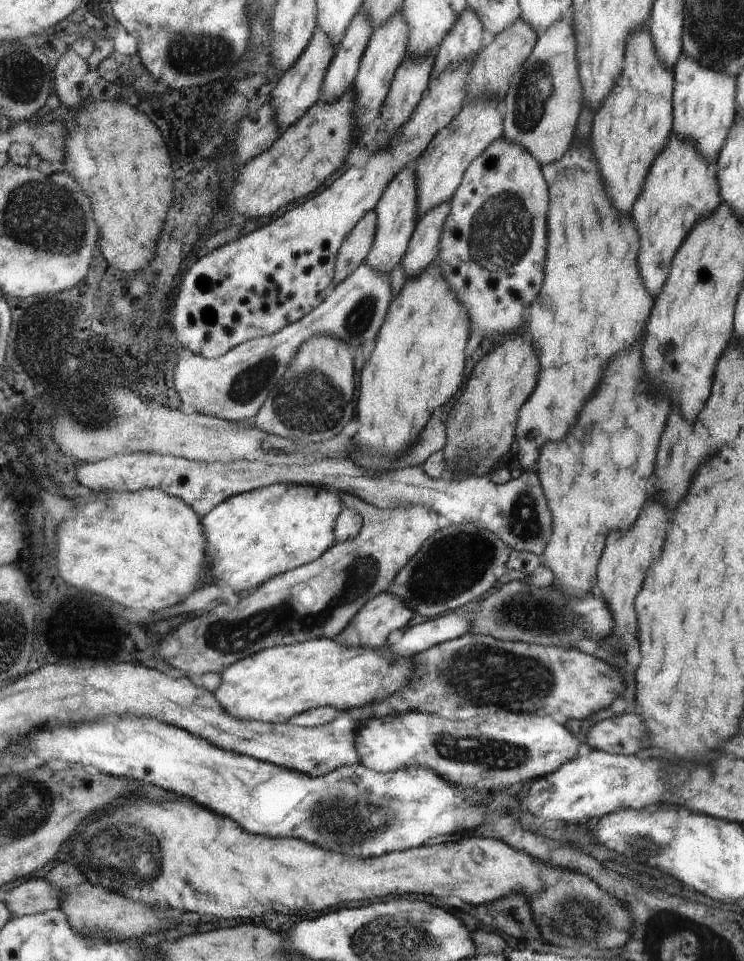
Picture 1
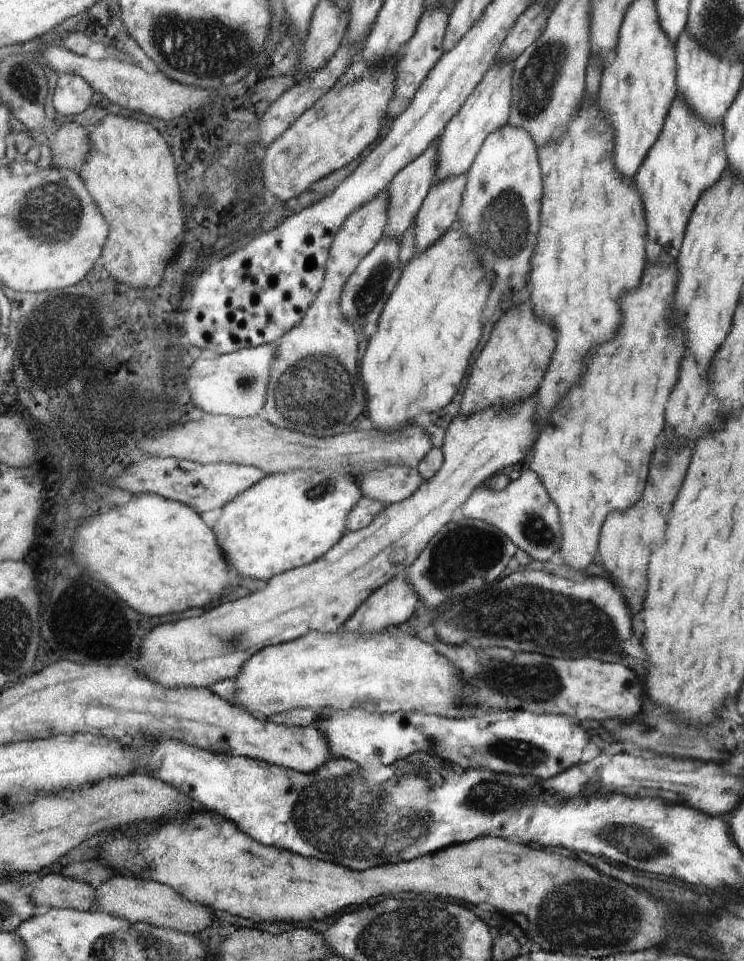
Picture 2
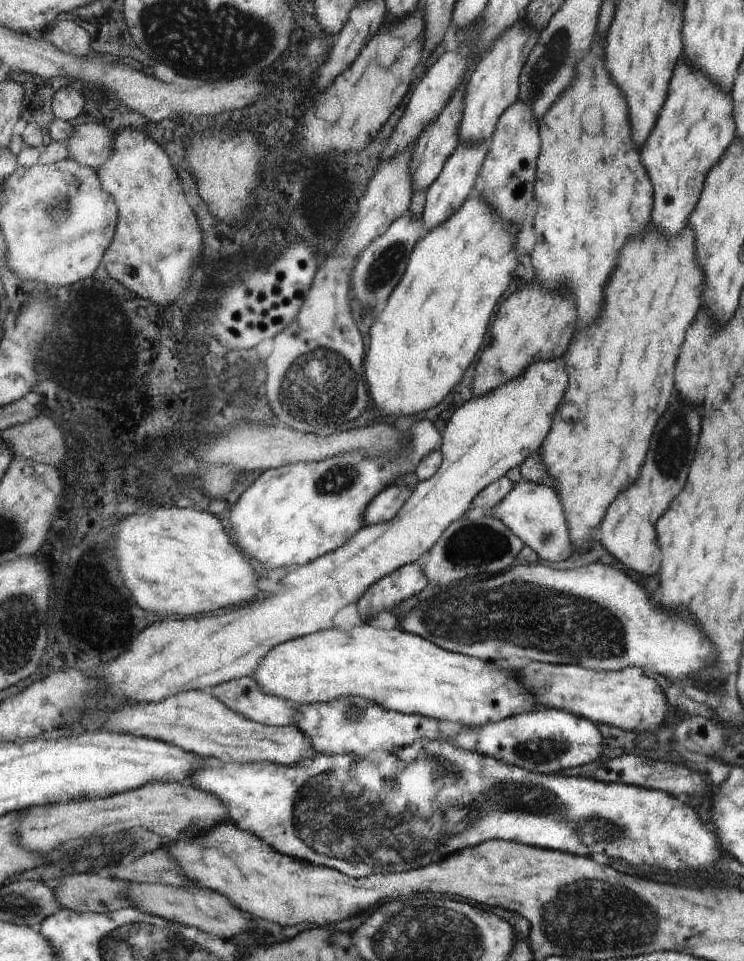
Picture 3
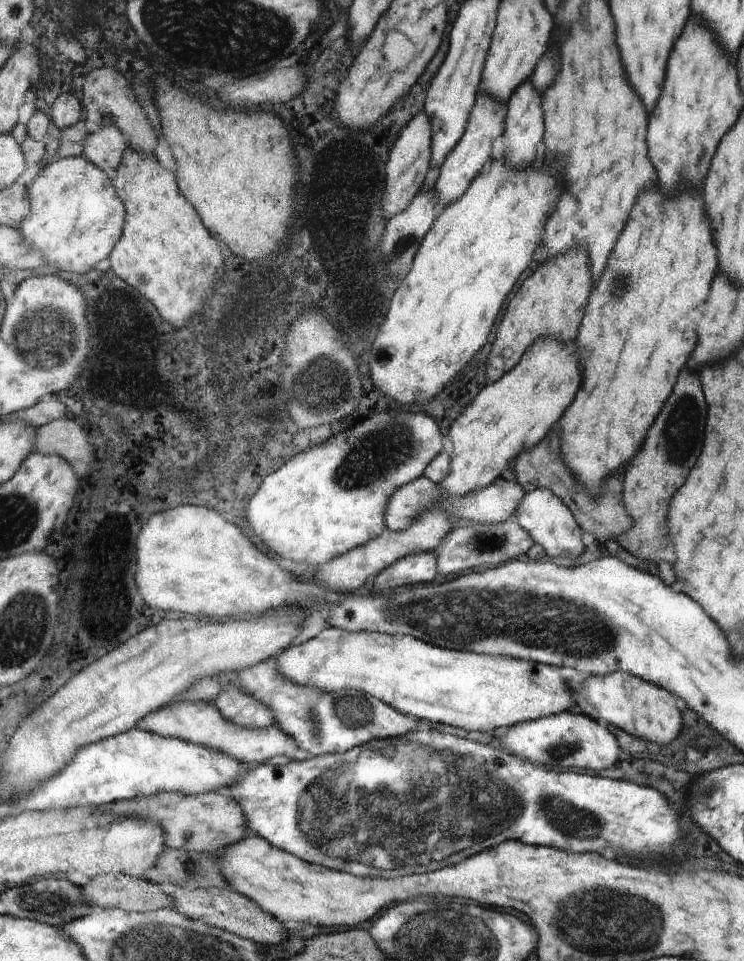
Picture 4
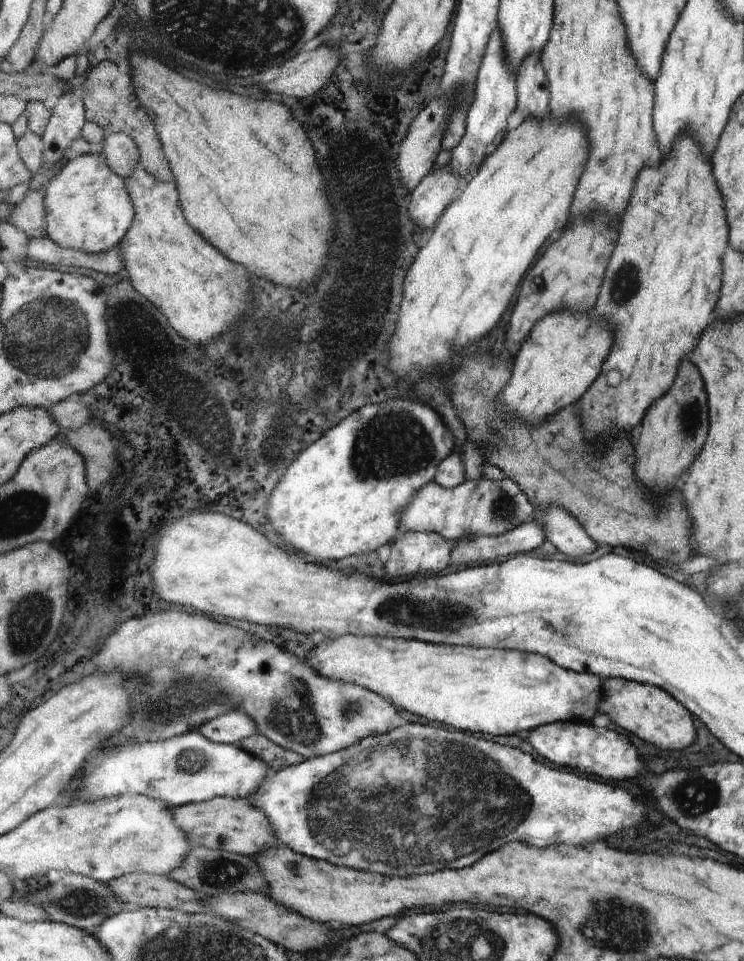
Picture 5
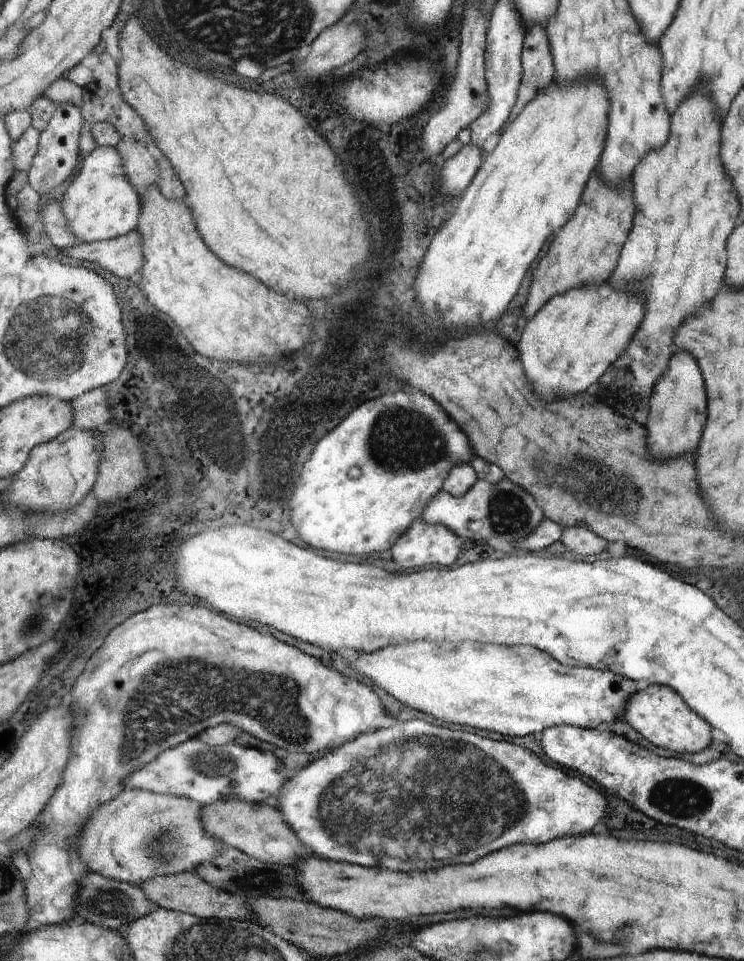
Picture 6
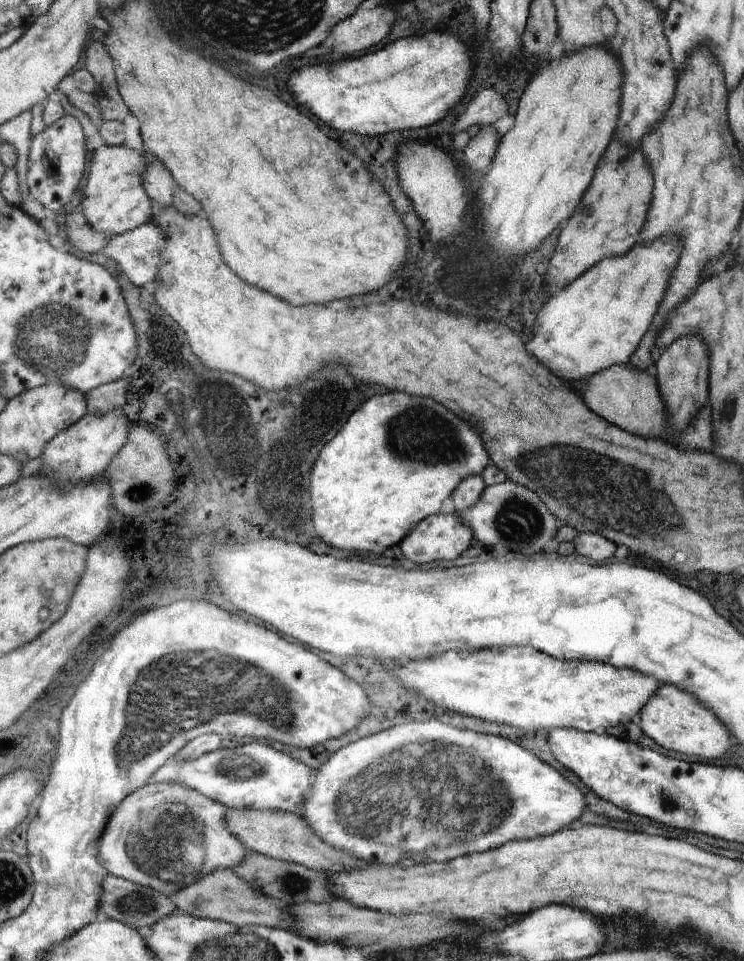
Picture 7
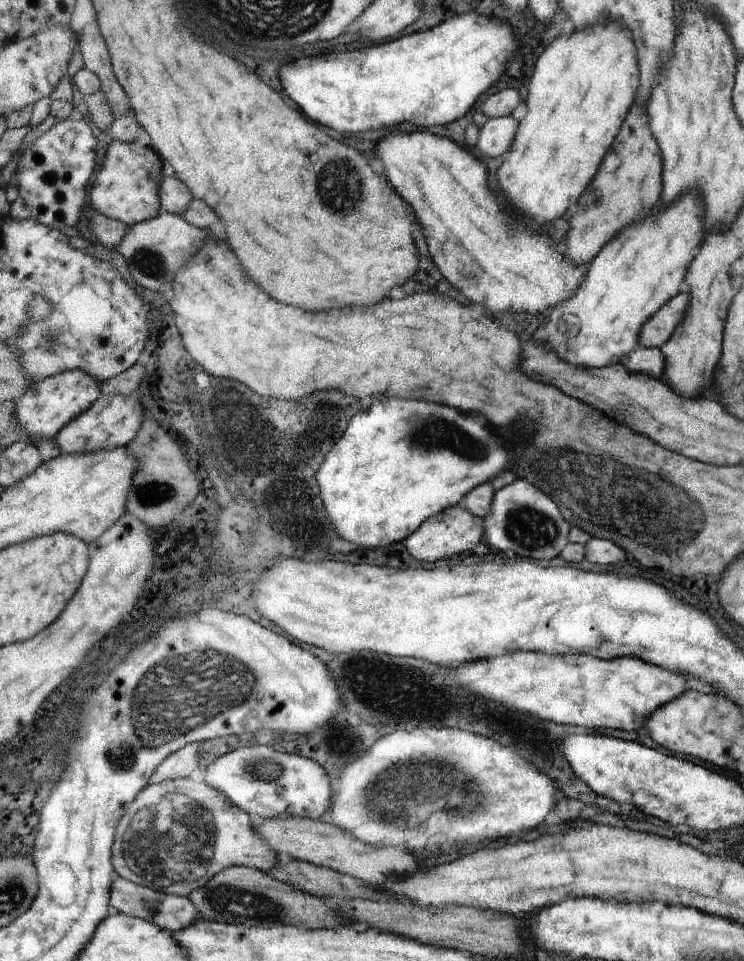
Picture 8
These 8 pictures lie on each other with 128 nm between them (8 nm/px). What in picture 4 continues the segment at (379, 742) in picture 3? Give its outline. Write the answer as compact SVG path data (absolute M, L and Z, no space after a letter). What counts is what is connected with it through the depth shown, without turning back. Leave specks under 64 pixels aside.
M268 658L260 664L250 666L240 672L218 674L212 678L204 678L190 686L186 692L166 706L174 706L178 702L216 702L222 690L232 683L238 683L246 694L252 694L268 706L274 716L274 726L290 735L297 742L298 748L310 754L345 753L370 740L378 738L398 738L408 730L416 730L419 719L409 717L396 710L381 699L360 690L342 689L336 692L316 690L314 686L298 686L290 682L278 670L274 658Z

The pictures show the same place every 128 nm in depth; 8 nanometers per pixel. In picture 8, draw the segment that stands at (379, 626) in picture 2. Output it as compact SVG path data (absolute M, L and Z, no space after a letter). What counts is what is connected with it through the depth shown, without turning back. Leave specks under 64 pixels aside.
M456 505L430 517L416 533L405 538L403 542L406 544L406 550L412 554L412 558L422 560L422 562L438 562L438 560L446 560L454 554L469 557L472 548L478 542L484 541L484 536L483 519Z

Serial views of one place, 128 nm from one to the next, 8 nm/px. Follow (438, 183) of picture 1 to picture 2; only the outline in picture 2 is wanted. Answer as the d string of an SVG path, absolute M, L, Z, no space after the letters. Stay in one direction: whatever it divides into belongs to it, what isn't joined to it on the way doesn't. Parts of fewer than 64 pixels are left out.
M497 60L496 64L485 74L484 80L474 90L469 100L462 106L445 126L438 144L438 164L436 164L435 182L442 182L446 178L467 174L470 166L481 152L489 134L496 133L502 126L508 124L513 106L513 76L515 60Z

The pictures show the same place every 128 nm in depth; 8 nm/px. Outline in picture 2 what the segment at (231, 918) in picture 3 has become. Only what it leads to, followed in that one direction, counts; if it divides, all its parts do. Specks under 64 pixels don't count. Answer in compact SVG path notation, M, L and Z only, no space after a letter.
M120 876L102 883L98 887L98 911L100 910L128 918L134 924L146 922L158 928L168 928L178 932L196 934L212 926L212 914L204 906L190 902L184 894L178 894L178 890L174 890L174 887L156 880L147 880L146 877Z

